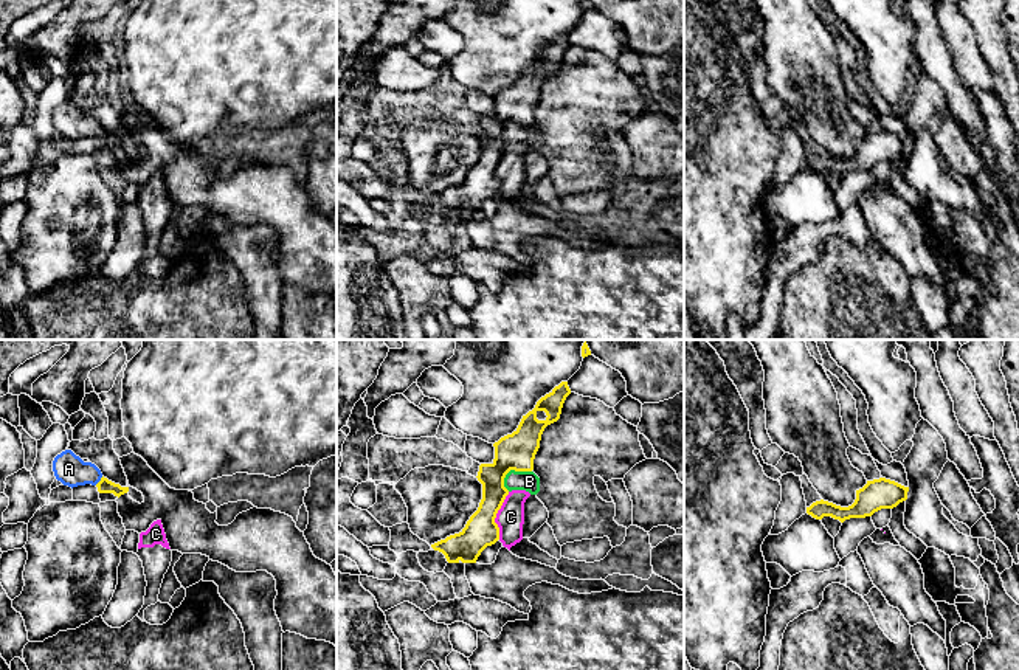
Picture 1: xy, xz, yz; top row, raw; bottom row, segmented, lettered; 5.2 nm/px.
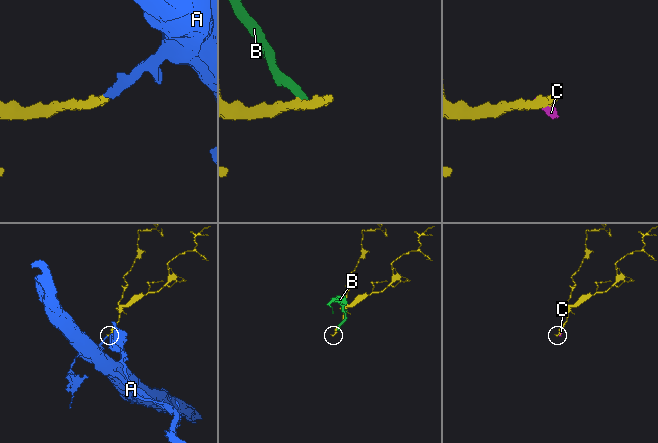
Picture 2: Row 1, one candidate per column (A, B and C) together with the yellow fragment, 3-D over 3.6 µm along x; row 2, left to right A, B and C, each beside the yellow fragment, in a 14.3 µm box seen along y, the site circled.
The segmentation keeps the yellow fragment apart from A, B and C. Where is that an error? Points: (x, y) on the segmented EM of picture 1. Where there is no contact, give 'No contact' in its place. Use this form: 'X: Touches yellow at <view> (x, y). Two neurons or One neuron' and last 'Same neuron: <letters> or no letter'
A: Touches yellow at xy (100, 481). One neuron
B: Touches yellow at xz (512, 469). Two neurons
C: Touches yellow at xz (495, 515). Two neurons
Same neuron: A

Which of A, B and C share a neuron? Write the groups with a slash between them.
A / B C

